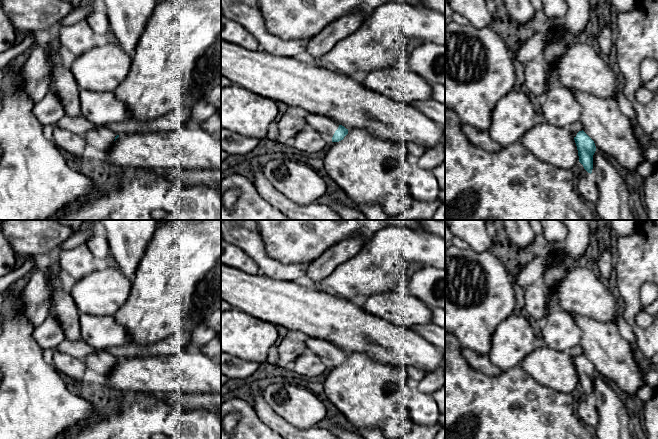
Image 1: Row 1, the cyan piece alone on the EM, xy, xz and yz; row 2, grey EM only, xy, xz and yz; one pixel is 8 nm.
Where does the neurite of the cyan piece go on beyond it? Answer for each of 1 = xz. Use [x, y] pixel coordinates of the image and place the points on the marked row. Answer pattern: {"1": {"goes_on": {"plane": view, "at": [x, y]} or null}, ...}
{"1": {"goes_on": {"plane": "xz", "at": [324, 125]}}}

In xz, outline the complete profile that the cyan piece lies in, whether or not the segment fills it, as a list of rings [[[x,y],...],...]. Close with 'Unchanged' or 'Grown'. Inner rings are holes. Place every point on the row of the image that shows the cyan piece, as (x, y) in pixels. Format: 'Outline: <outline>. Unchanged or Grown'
Outline: [[[308,113],[305,119],[313,129],[330,136],[332,142],[339,142],[348,134],[348,129],[323,115]]]. Grown

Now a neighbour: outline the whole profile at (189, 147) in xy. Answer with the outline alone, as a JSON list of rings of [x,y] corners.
[[[189,125],[173,131],[127,133],[113,142],[104,163],[124,170],[217,170],[221,141],[200,126]]]

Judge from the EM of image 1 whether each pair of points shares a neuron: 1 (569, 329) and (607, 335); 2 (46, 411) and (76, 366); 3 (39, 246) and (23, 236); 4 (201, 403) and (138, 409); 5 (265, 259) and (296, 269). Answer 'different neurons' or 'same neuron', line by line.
1: different neurons
2: different neurons
3: same neuron
4: different neurons
5: same neuron

